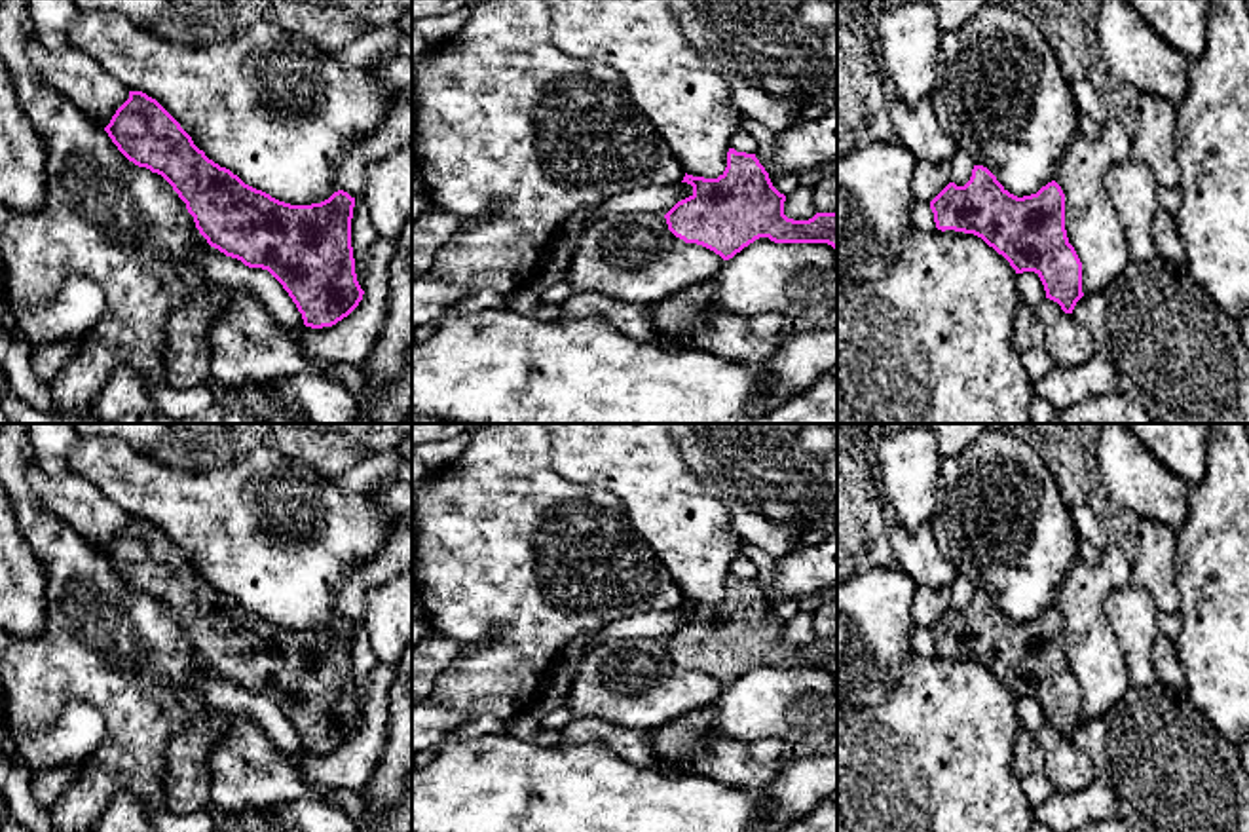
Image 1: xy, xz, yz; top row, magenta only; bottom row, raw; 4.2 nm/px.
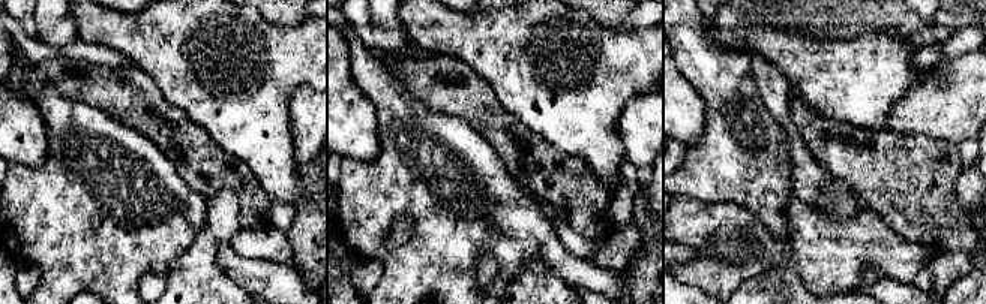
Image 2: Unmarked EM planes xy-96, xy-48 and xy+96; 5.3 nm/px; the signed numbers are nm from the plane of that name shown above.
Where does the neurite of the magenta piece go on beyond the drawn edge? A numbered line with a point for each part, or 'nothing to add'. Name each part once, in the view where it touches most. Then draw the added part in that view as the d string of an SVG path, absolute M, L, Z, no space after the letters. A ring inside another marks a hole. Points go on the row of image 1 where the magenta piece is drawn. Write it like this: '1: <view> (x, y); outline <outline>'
nothing to add

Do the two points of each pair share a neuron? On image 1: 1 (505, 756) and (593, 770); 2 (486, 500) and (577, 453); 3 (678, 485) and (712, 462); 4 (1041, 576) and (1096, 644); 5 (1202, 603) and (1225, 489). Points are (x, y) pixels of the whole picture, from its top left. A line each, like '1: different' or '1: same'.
1: same
2: different
3: different
4: different
5: same

